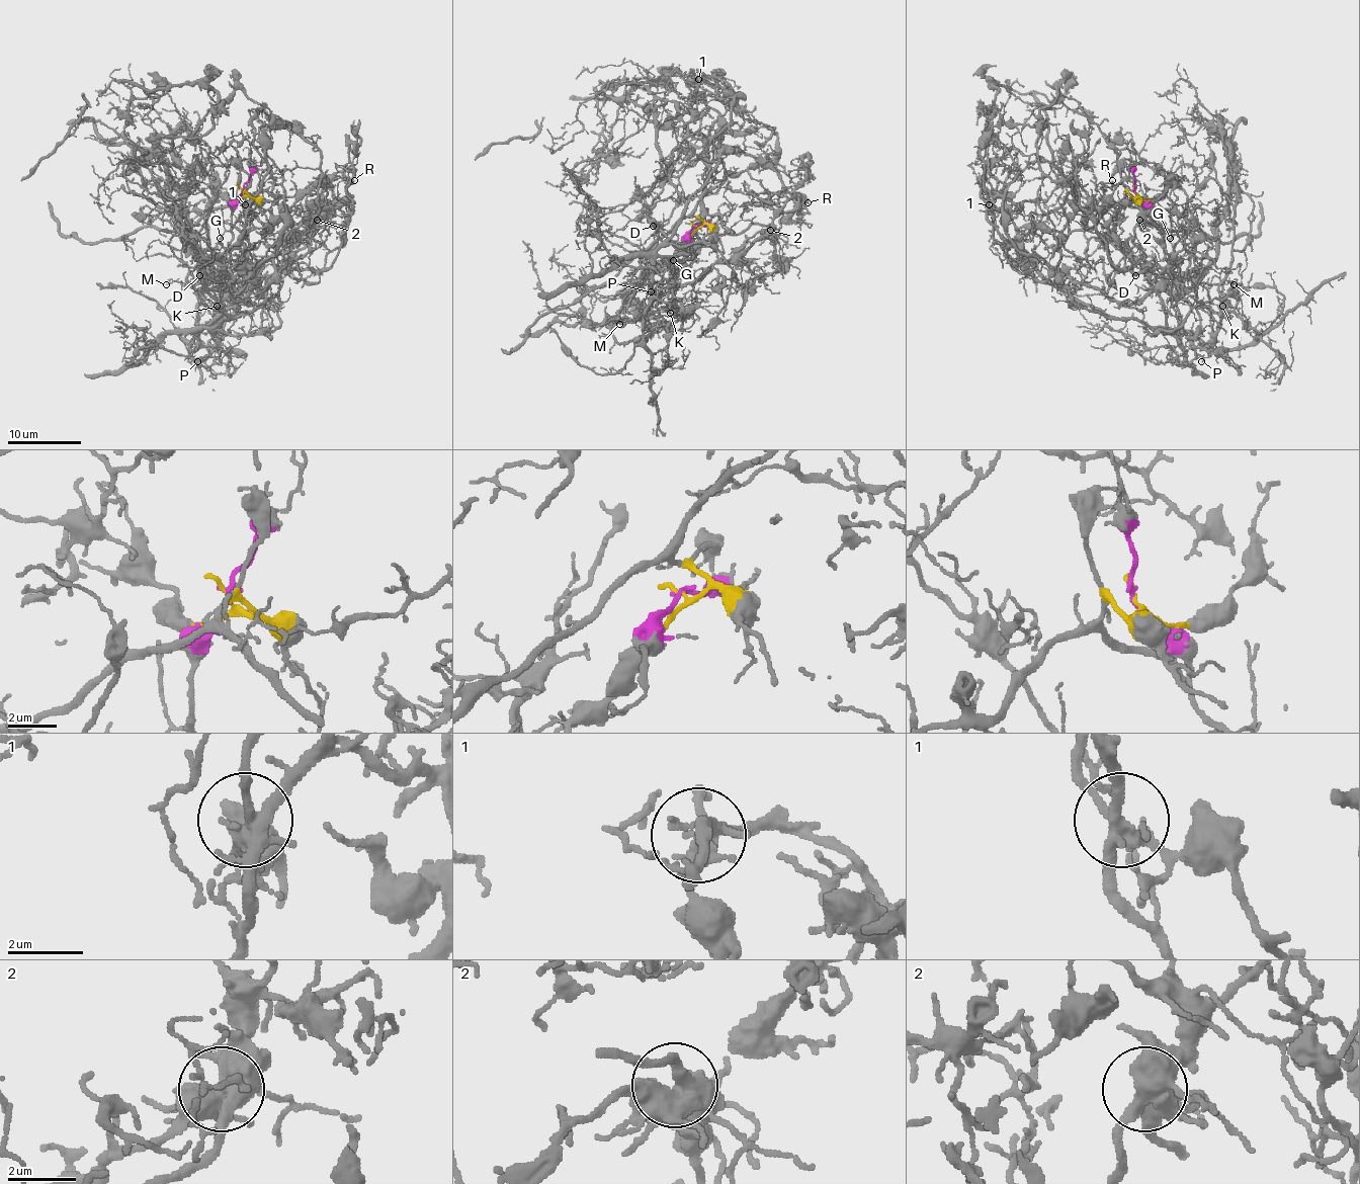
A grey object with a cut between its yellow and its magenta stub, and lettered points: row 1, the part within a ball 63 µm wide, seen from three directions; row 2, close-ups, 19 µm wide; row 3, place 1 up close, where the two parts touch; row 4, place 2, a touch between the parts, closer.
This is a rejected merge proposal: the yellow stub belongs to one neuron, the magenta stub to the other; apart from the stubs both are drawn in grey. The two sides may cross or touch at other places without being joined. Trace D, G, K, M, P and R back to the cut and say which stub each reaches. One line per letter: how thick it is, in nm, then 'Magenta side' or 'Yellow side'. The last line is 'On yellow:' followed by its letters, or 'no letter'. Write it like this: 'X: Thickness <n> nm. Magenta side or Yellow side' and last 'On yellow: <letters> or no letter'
D: Thickness 170 nm. Magenta side
G: Thickness 110 nm. Magenta side
K: Thickness 70 nm. Magenta side
M: Thickness 80 nm. Magenta side
P: Thickness 110 nm. Yellow side
R: Thickness 120 nm. Magenta side
On yellow: P

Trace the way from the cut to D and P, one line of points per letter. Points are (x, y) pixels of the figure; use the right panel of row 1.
D: (1134, 189), (1151, 212), (1153, 224), (1164, 235), (1169, 273), (1164, 282), (1136, 264), (1132, 271), (1136, 275)
P: (1134, 189), (1090, 230), (1019, 228), (984, 155), (1015, 162), (1021, 251), (1118, 301), (1164, 289), (1202, 361)

